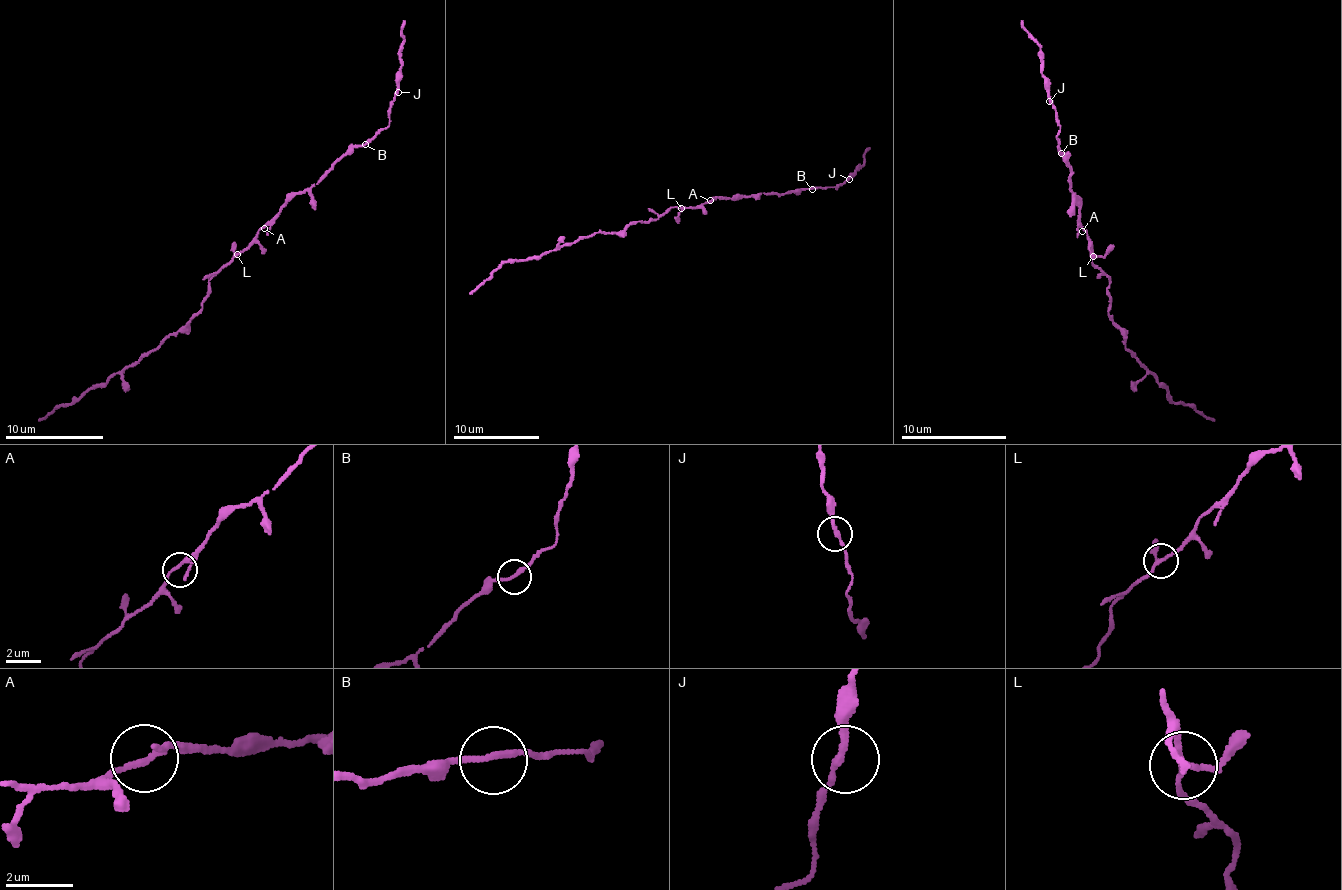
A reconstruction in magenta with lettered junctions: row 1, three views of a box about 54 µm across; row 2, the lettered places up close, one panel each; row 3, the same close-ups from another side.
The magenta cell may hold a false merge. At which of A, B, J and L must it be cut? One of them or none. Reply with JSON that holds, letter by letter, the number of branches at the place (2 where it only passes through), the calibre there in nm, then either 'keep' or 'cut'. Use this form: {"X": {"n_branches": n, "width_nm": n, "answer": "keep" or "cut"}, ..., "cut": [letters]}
{"A": {"n_branches": 3, "width_nm": 140, "answer": "keep"}, "B": {"n_branches": 2, "width_nm": 190, "answer": "keep"}, "J": {"n_branches": 2, "width_nm": 190, "answer": "keep"}, "L": {"n_branches": 3, "width_nm": 140, "answer": "keep"}, "cut": []}

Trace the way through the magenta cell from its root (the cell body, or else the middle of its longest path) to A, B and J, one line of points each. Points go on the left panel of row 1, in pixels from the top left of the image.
A: (243, 249), (264, 228)
B: (243, 249), (288, 200), (298, 193), (305, 193), (344, 155), (356, 146), (365, 144)
J: (243, 249), (288, 200), (305, 193), (344, 155), (363, 147), (390, 123), (389, 104), (398, 92)

